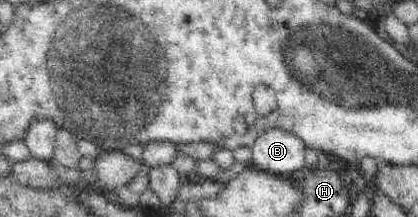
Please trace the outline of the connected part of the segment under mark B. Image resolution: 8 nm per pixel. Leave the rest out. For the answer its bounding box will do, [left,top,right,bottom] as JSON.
[251,127,305,174]

